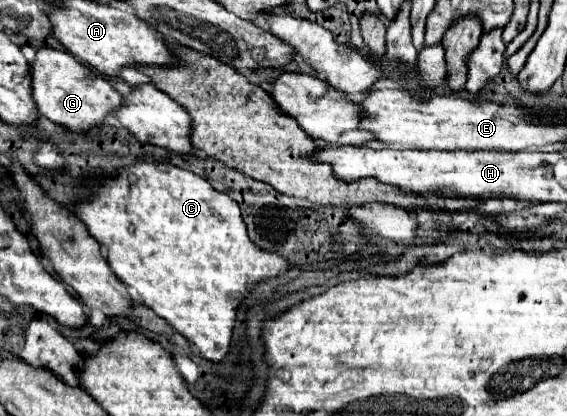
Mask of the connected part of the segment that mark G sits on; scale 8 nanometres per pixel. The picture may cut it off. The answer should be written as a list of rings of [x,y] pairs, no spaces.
[[[48,46],[36,50],[36,58],[30,64],[30,78],[32,98],[36,102],[38,112],[48,120],[62,124],[70,130],[90,130],[94,126],[104,124],[106,116],[110,116],[122,100],[122,96],[110,86],[106,78],[92,72],[70,52]]]

